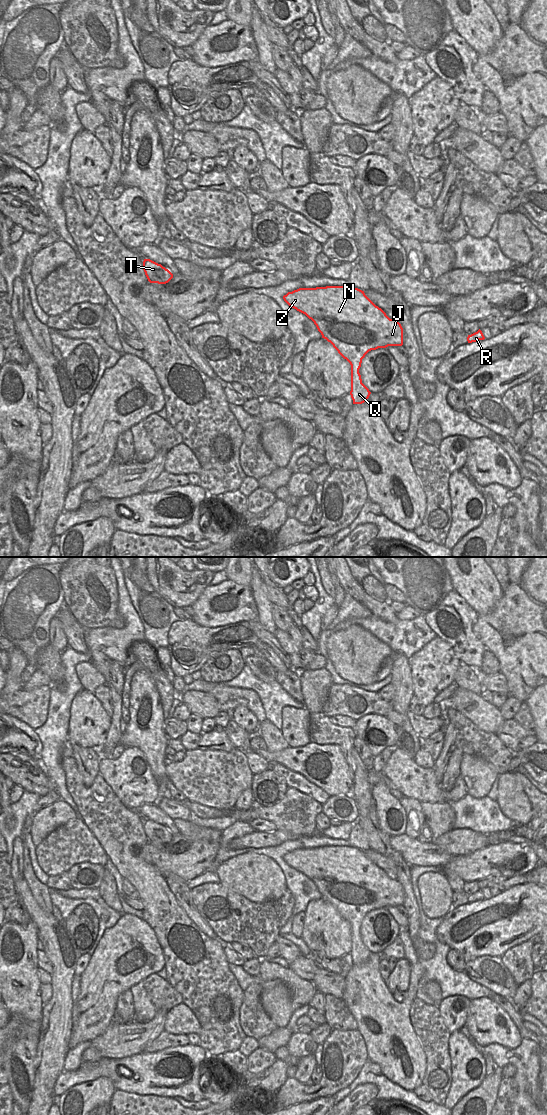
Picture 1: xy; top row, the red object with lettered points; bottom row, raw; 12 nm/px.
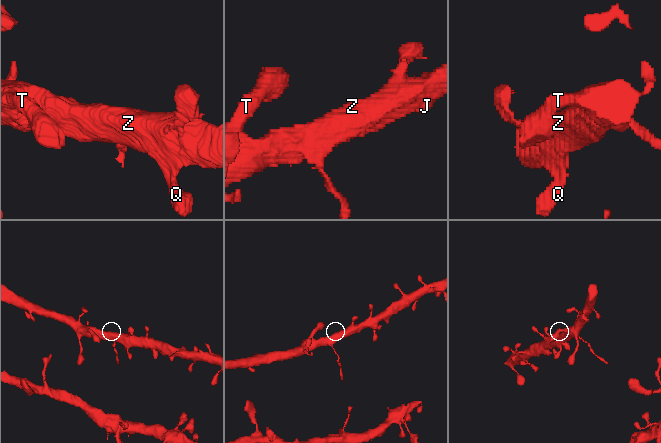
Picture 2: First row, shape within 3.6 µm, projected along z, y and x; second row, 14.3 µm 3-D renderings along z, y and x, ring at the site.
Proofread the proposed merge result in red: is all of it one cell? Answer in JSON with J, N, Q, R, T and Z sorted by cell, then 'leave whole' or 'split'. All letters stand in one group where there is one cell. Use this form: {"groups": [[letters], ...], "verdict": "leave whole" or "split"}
{"groups": [["J", "N", "Q", "R", "T", "Z"]], "verdict": "leave whole"}

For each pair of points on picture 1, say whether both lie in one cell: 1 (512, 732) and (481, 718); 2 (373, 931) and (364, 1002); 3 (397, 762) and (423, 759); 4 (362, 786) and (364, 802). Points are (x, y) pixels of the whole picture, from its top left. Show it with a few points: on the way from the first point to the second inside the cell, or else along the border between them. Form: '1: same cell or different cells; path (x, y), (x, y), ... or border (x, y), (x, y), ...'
1: different cells; border (504, 720), (494, 733)
2: different cells; border (371, 952), (380, 954)
3: different cells; border (413, 759), (422, 767), (433, 768)
4: same cell; path (362, 790), (363, 798)

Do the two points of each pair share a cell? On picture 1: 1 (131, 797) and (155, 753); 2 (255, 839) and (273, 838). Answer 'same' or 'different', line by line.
1: different
2: same

